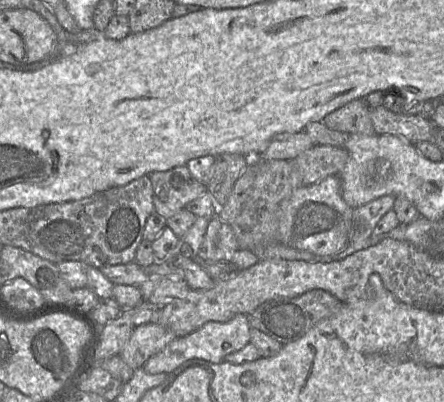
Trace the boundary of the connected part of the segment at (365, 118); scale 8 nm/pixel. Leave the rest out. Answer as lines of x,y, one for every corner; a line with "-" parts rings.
353,100
329,113
323,123
334,131
348,135
377,135
370,117
370,107
362,100

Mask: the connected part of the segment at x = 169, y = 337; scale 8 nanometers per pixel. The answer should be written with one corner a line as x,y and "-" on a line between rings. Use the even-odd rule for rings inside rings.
158,323
143,324
134,328
119,356
131,369
136,370
175,338
169,329

